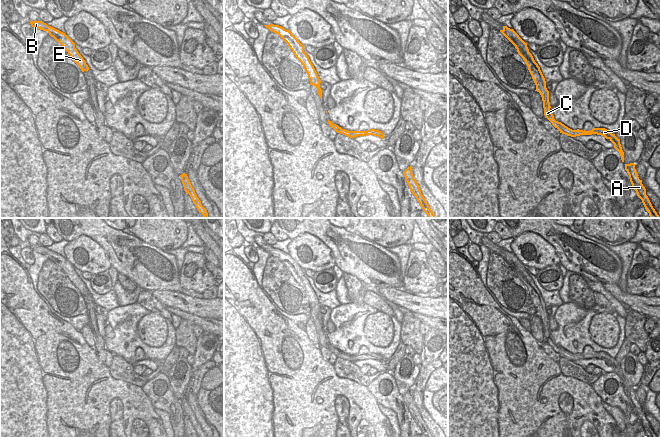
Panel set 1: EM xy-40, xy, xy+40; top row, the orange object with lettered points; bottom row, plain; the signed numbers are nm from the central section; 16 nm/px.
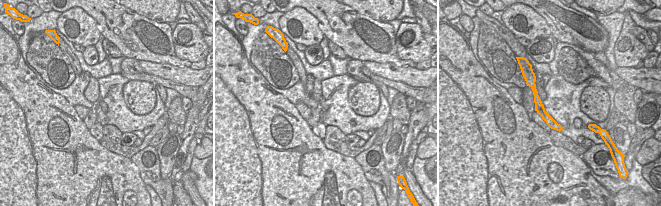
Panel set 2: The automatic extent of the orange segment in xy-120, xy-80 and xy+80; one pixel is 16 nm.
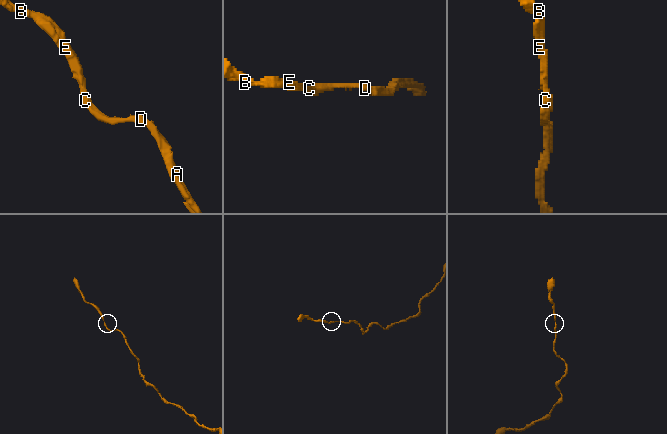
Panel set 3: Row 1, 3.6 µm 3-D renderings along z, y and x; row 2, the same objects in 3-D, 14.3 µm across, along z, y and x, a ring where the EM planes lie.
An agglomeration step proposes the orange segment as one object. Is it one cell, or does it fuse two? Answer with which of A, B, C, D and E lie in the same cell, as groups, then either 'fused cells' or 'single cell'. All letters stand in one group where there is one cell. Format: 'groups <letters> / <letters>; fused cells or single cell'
groups A B C D E; single cell

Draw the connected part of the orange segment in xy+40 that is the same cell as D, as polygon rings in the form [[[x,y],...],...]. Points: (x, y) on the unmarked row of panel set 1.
[[[503,250],[503,253],[500,254],[500,256],[515,270],[518,278],[525,285],[532,303],[536,309],[535,315],[539,316],[542,321],[545,342],[547,342],[552,347],[552,349],[560,355],[560,357],[567,360],[576,361],[580,359],[592,358],[604,360],[614,368],[614,372],[619,376],[621,384],[624,386],[624,376],[620,368],[620,363],[618,363],[615,358],[612,358],[607,353],[593,351],[593,353],[590,355],[583,355],[579,353],[572,354],[554,343],[554,340],[550,334],[551,330],[549,326],[549,315],[546,312],[545,302],[540,294],[540,291],[535,286],[532,278],[529,276],[527,267],[525,267],[513,253],[510,253],[507,250]]]

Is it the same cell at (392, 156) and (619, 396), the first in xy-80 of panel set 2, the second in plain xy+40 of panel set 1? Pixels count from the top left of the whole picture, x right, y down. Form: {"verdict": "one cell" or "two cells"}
{"verdict": "two cells"}

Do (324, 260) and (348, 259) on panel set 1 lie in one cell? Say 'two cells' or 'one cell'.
two cells

